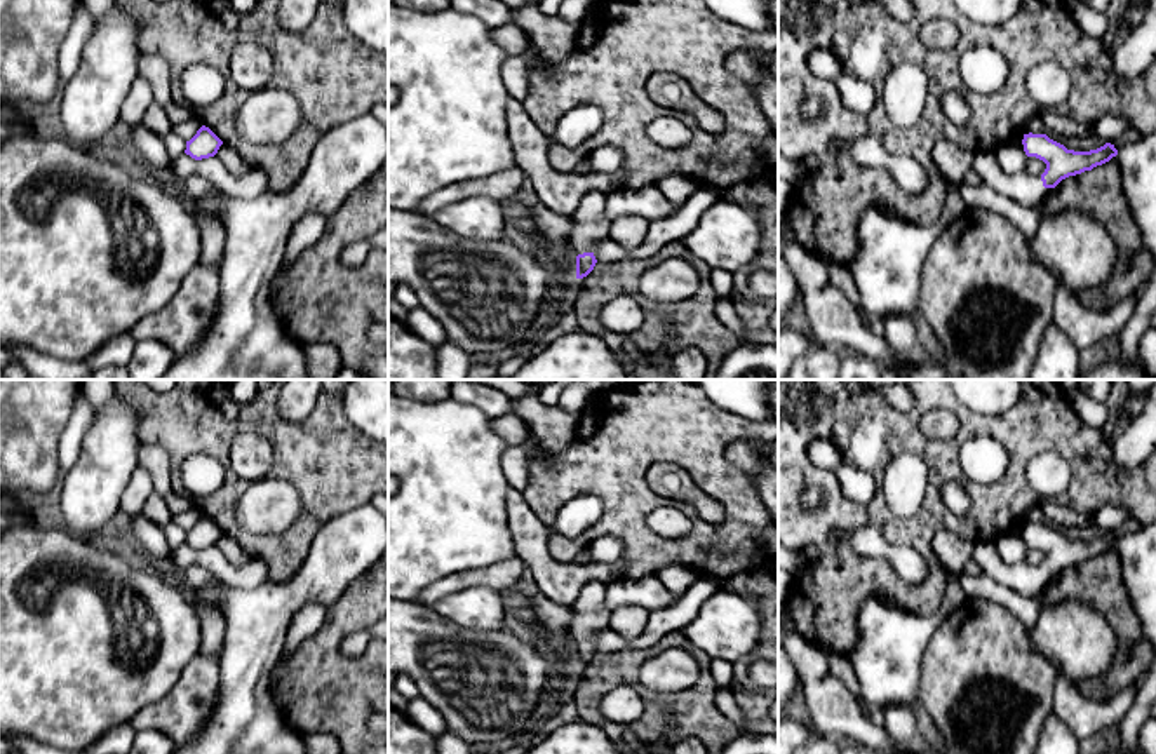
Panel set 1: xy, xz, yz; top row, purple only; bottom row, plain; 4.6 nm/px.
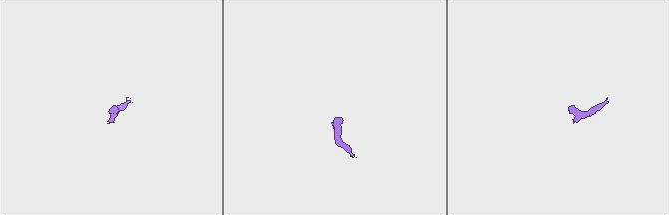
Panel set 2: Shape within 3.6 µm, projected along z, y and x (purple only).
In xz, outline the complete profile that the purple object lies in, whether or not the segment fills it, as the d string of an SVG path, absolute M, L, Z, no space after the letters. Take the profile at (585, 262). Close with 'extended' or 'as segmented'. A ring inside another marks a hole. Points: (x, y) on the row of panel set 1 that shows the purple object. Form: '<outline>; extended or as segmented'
M592 188L581 195L573 212L575 225L568 246L578 252L576 279L583 279L594 270L597 263L594 251L599 242L609 237L611 226L604 219L604 200L604 193Z; extended

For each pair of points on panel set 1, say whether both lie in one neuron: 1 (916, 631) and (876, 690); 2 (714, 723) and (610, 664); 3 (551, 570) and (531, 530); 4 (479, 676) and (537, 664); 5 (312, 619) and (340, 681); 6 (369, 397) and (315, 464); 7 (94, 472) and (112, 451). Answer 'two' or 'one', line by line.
1: one
2: one
3: one
4: one
5: two
6: two
7: one

